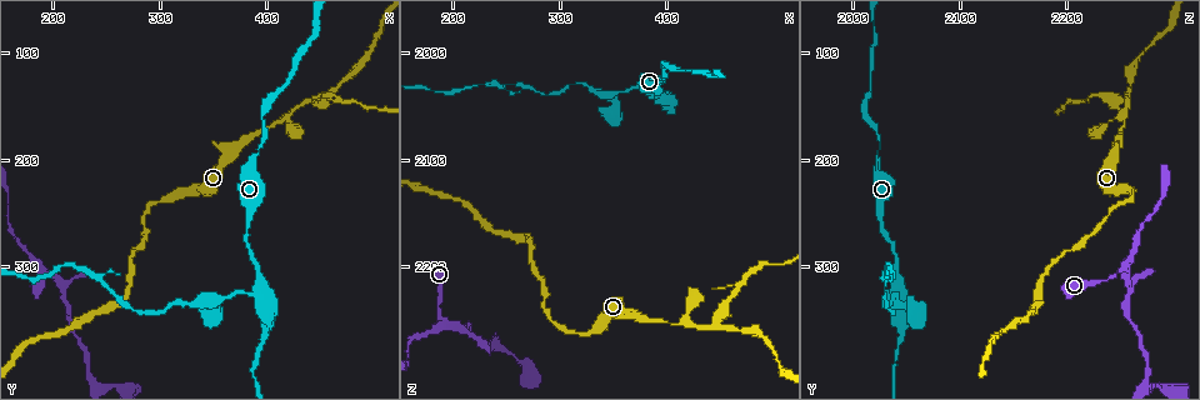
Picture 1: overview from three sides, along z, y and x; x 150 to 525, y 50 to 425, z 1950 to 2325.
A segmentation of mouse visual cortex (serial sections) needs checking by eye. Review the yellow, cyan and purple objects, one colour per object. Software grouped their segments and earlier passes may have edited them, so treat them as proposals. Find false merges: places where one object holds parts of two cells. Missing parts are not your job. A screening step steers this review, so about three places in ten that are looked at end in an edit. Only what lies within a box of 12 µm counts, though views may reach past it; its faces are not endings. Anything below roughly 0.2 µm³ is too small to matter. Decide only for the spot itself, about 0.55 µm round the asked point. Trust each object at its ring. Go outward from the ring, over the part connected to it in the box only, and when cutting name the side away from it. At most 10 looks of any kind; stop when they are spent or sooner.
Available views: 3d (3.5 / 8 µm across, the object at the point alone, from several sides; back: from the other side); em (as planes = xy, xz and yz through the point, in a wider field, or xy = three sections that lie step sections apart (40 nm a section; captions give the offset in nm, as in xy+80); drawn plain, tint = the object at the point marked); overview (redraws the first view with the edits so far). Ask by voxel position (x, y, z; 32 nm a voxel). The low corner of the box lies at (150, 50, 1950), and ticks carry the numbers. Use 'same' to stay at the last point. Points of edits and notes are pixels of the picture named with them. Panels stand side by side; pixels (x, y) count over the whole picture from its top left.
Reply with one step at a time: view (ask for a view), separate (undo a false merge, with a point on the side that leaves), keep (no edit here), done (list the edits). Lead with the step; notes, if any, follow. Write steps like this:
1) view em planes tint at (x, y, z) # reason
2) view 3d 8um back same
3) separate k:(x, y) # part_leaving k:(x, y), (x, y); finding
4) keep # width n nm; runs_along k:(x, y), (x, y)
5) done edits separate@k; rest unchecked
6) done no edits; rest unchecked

view 3d 3.5um at (188, 302, 2252) # sharp bend

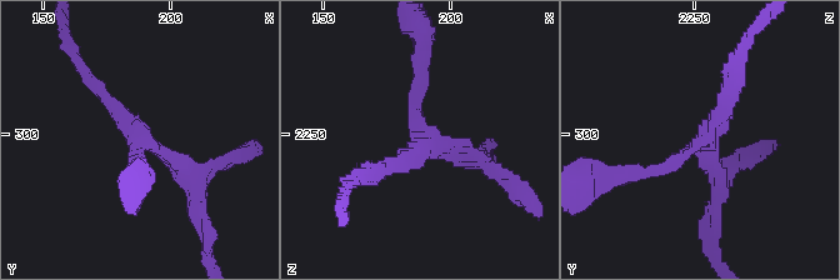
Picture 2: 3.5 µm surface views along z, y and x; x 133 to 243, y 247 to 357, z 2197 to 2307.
view em xy step 3 tint at (189, 303, 2250) # shape alone is not enough

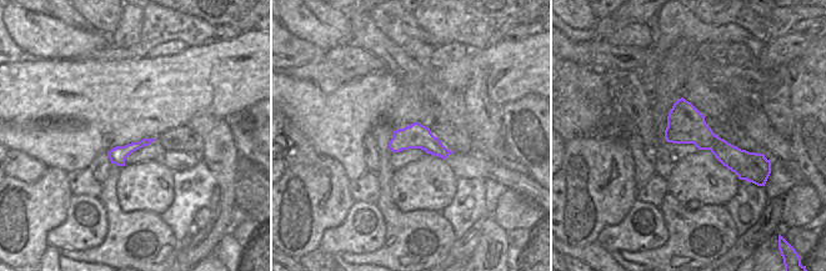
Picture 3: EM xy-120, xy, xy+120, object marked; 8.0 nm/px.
keep # runs_along 2:(420, 65), (416, 133), (478, 159); continuous, no second cell

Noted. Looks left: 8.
view em xy step 5 tint at (444, 146, 2258) # three arms meet

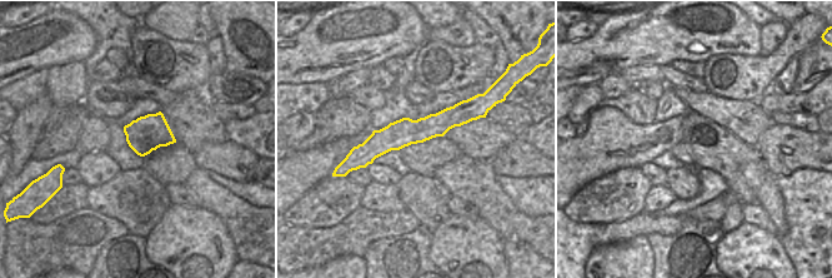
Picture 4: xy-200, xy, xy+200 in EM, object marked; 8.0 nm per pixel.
view 3d 3.5um same # wider look

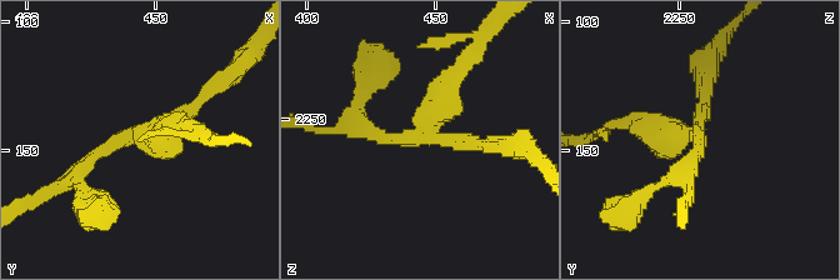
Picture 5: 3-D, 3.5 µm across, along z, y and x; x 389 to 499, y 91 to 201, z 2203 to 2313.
separate 5:(178, 145) # part_leaving 5:(421, 130), (483, 34); a second cell is stuck on

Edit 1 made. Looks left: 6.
view 3d 3.5um at (394, 186, 2024) # narrows sharply

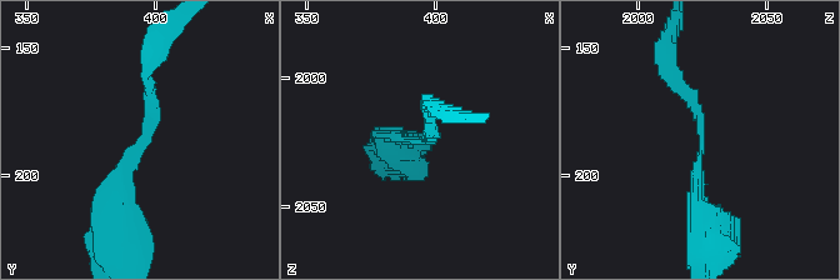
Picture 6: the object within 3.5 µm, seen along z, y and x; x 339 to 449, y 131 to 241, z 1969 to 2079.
view em xy step 1 tint at (393, 188, 2023) # arm_widths 200, 250 nm; need the tissue

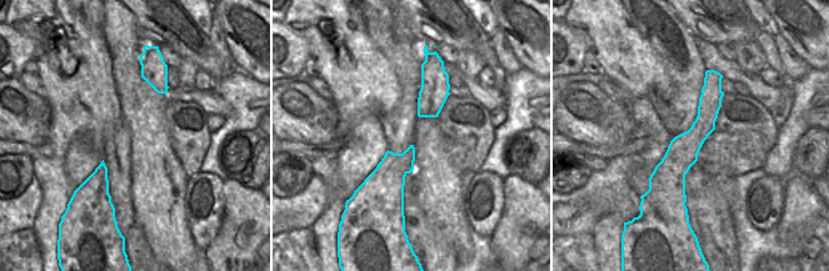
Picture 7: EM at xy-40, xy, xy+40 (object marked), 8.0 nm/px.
keep # runs_along 6:(111, 215), (150, 128), (146, 70); all the same cell

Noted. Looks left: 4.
view 3d 8um at (398, 326, 2042) # small branch off a trunk

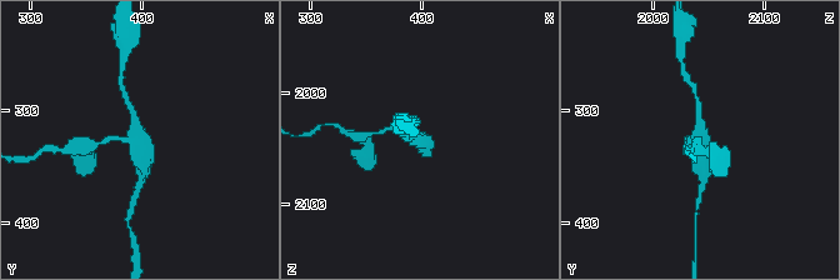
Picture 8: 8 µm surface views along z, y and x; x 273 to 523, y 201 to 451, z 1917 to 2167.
view 3d 3.5um at (396, 324, 2042) # closer look

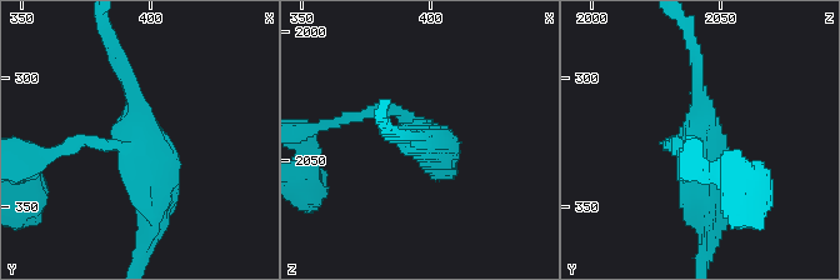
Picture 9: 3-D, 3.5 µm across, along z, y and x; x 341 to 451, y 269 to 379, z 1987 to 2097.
view em xy step 3 tint at (395, 324, 2040) # arms 3; arm_widths 150, 150, 450 nm; shape alone is not enough

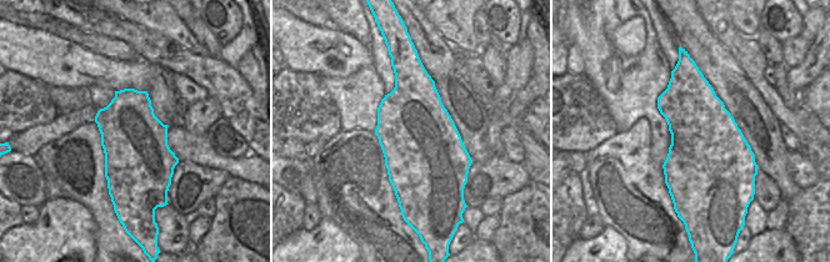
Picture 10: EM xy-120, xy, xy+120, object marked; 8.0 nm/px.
separate 9:(358, 115) # part_leaving 9:(126, 146), (80, 139), (34, 158); a second cell is stuck on

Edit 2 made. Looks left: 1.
done edits separate@5, separate@9; rest unchecked

